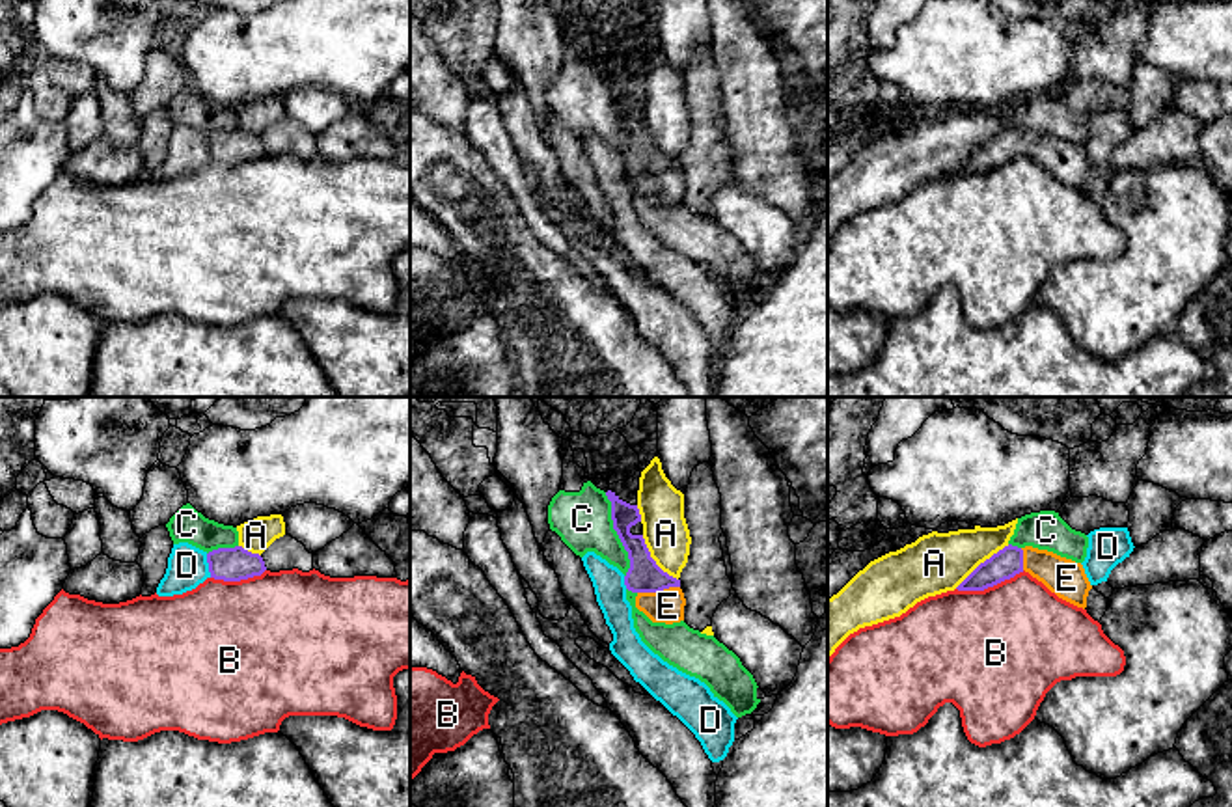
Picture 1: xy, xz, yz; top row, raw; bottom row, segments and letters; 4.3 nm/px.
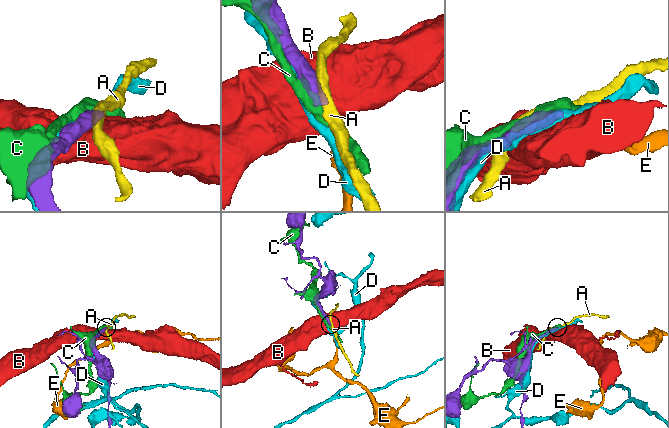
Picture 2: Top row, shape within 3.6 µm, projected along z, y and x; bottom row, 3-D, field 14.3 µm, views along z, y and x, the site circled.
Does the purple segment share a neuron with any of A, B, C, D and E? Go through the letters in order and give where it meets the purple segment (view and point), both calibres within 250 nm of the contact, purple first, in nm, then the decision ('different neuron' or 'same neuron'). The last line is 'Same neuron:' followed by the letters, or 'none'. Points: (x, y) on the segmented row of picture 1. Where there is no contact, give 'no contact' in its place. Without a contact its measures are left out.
A: meets purple in yz at (981, 563); 130 nm thick on the purple side, 260 nm on the other; different neuron
B: meets purple in yz at (990, 586); 130 nm thick on the purple side, 500 nm on the other; different neuron
C: meets purple in xz at (617, 533); 140 nm thick on the purple side, 240 nm on the other; different neuron
D: meets purple in xy at (209, 565); 140 nm thick on the purple side, 180 nm on the other; different neuron
E: meets purple in xz at (658, 591); 140 nm thick on the purple side, 140 nm on the other; same neuron
Same neuron: E

